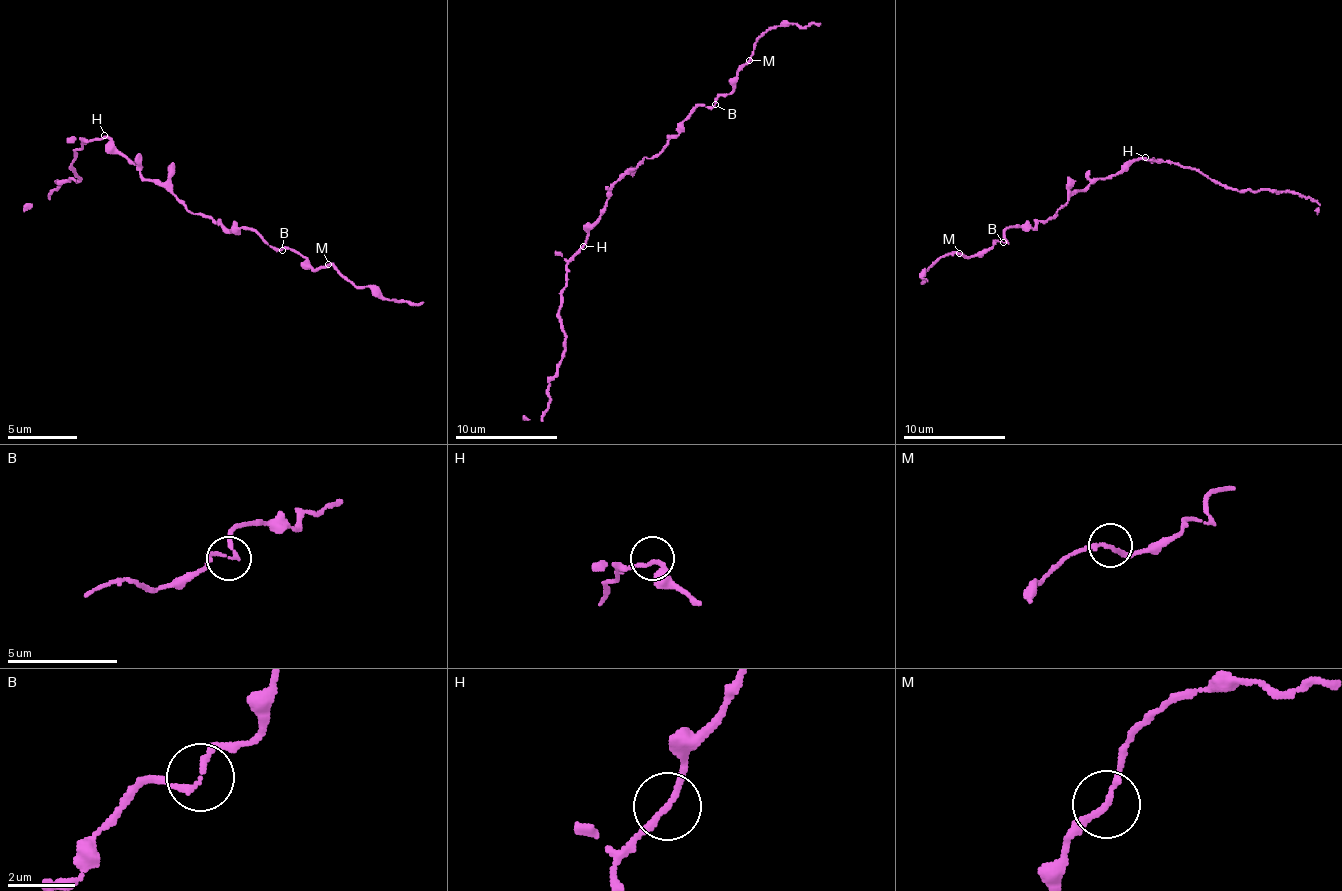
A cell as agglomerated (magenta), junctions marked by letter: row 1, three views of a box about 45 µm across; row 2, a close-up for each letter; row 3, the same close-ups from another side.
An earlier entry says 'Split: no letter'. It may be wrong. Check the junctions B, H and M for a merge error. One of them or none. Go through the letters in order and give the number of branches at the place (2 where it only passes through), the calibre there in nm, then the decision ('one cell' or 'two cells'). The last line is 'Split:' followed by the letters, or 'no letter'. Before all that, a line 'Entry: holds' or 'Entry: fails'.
Entry: holds
B: 2 branches meet; 160 nm thick; one cell
H: 2 branches meet; 170 nm thick; one cell
M: 2 branches meet; 170 nm thick; one cell
Split: no letter

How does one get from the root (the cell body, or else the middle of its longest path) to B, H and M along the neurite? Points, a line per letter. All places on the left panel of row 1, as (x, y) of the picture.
B: (153, 180), (159, 180), (194, 214), (204, 214), (225, 228), (253, 228), (270, 246), (281, 249)
H: (153, 180), (146, 180), (142, 169), (104, 135)
M: (153, 180), (159, 180), (194, 214), (225, 228), (253, 228), (270, 246), (294, 249), (315, 270), (329, 263)

